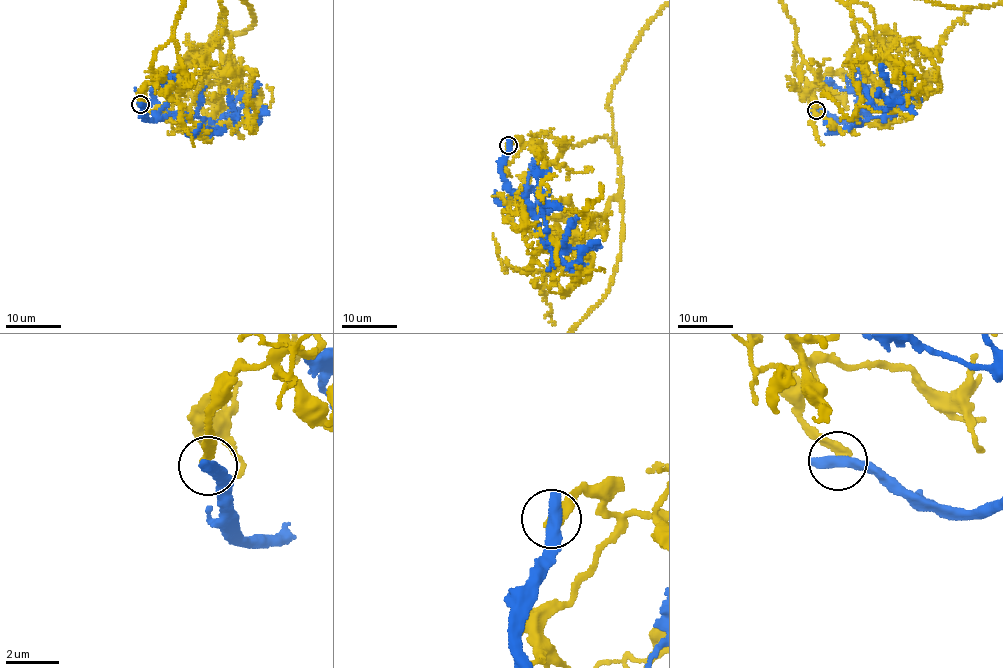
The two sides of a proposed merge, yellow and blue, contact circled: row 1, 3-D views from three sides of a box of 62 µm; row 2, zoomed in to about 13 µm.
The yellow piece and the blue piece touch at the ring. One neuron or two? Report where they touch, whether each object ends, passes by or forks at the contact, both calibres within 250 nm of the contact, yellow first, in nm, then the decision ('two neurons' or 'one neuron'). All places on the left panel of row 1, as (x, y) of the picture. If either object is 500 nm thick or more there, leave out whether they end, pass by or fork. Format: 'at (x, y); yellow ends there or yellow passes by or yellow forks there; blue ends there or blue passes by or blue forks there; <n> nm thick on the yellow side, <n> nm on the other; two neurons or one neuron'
at (140, 104); 360 nm thick on the yellow side, 550 nm on the other; two neurons

